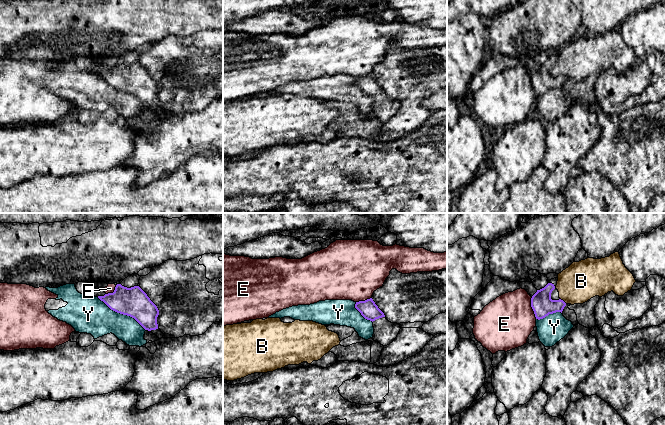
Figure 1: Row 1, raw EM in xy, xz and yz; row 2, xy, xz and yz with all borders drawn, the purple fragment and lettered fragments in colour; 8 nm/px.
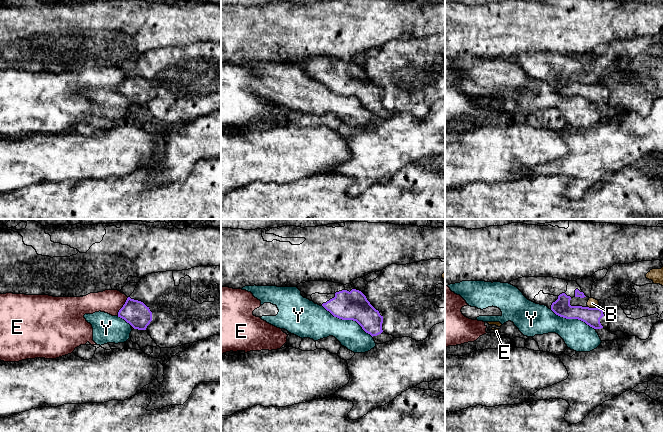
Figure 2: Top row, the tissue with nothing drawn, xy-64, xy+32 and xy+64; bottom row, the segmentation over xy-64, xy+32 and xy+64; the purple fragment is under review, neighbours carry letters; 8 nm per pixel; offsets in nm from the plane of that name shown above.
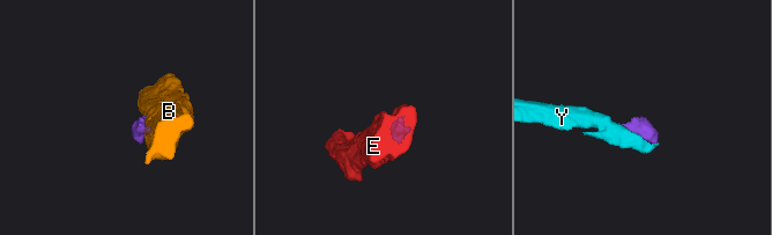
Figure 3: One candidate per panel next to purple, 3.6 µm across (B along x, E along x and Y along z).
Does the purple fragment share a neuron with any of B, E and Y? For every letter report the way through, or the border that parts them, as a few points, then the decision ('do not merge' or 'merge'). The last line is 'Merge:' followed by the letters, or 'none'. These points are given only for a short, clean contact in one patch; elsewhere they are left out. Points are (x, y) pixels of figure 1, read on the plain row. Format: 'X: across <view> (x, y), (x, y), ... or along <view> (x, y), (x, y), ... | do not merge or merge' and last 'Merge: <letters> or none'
B: along yz (560, 74), (566, 79) | do not merge
E: along yz (531, 73), (531, 84), (536, 94) | do not merge
Y: do not merge
Merge: none

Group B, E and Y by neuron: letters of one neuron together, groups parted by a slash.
B / E / Y

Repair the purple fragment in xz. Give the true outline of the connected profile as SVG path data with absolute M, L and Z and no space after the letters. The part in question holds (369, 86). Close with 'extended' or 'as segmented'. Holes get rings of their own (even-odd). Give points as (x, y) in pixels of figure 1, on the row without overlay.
M372 74L356 78L355 84L365 95L373 98L374 117L387 122L395 116L401 105L400 101L389 98Z | extended

